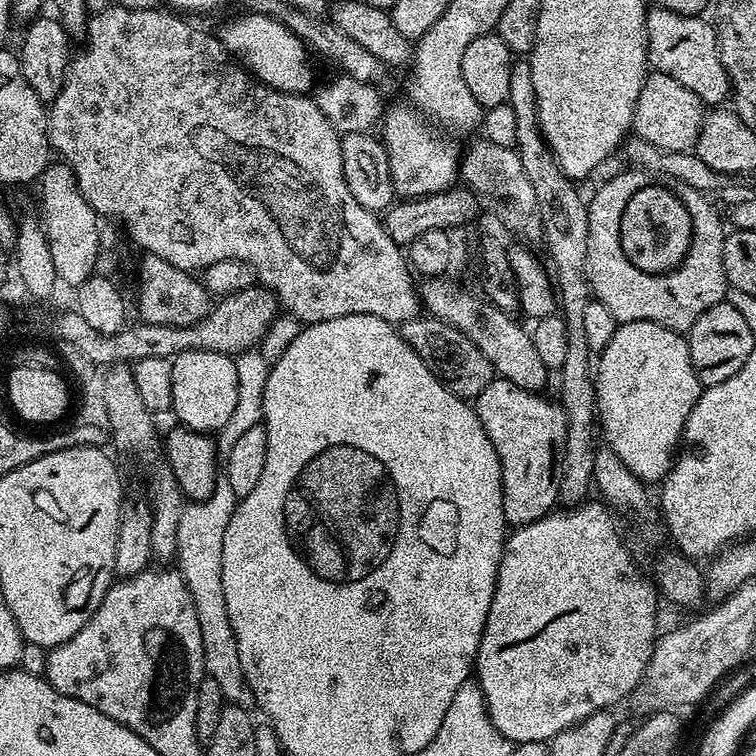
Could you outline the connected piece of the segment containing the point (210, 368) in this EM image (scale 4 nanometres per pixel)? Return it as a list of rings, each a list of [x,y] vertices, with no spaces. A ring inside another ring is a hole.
[[[188,349],[172,357],[174,370],[174,398],[171,415],[176,415],[183,427],[195,432],[219,433],[234,406],[238,403],[238,370],[235,359],[226,353],[211,352],[206,349]]]

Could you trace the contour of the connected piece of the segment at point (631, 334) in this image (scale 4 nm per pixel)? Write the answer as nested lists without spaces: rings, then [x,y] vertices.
[[[635,320],[620,324],[614,338],[598,354],[594,364],[596,414],[598,426],[604,430],[607,447],[643,482],[663,481],[674,463],[682,444],[684,424],[690,410],[698,402],[702,385],[690,358],[687,339],[681,333],[661,324]]]

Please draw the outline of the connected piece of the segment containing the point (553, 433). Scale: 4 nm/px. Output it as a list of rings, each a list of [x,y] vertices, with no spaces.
[[[493,378],[490,386],[476,396],[474,407],[500,459],[505,521],[519,526],[541,520],[560,499],[564,439],[568,437],[568,419],[561,405],[551,404],[540,392],[522,390],[514,382]]]

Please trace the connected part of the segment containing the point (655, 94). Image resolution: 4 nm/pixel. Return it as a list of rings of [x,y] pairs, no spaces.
[[[653,71],[645,75],[644,85],[634,106],[631,131],[650,146],[664,152],[691,152],[696,147],[700,127],[704,125],[706,105],[682,82],[674,82],[666,74]]]

